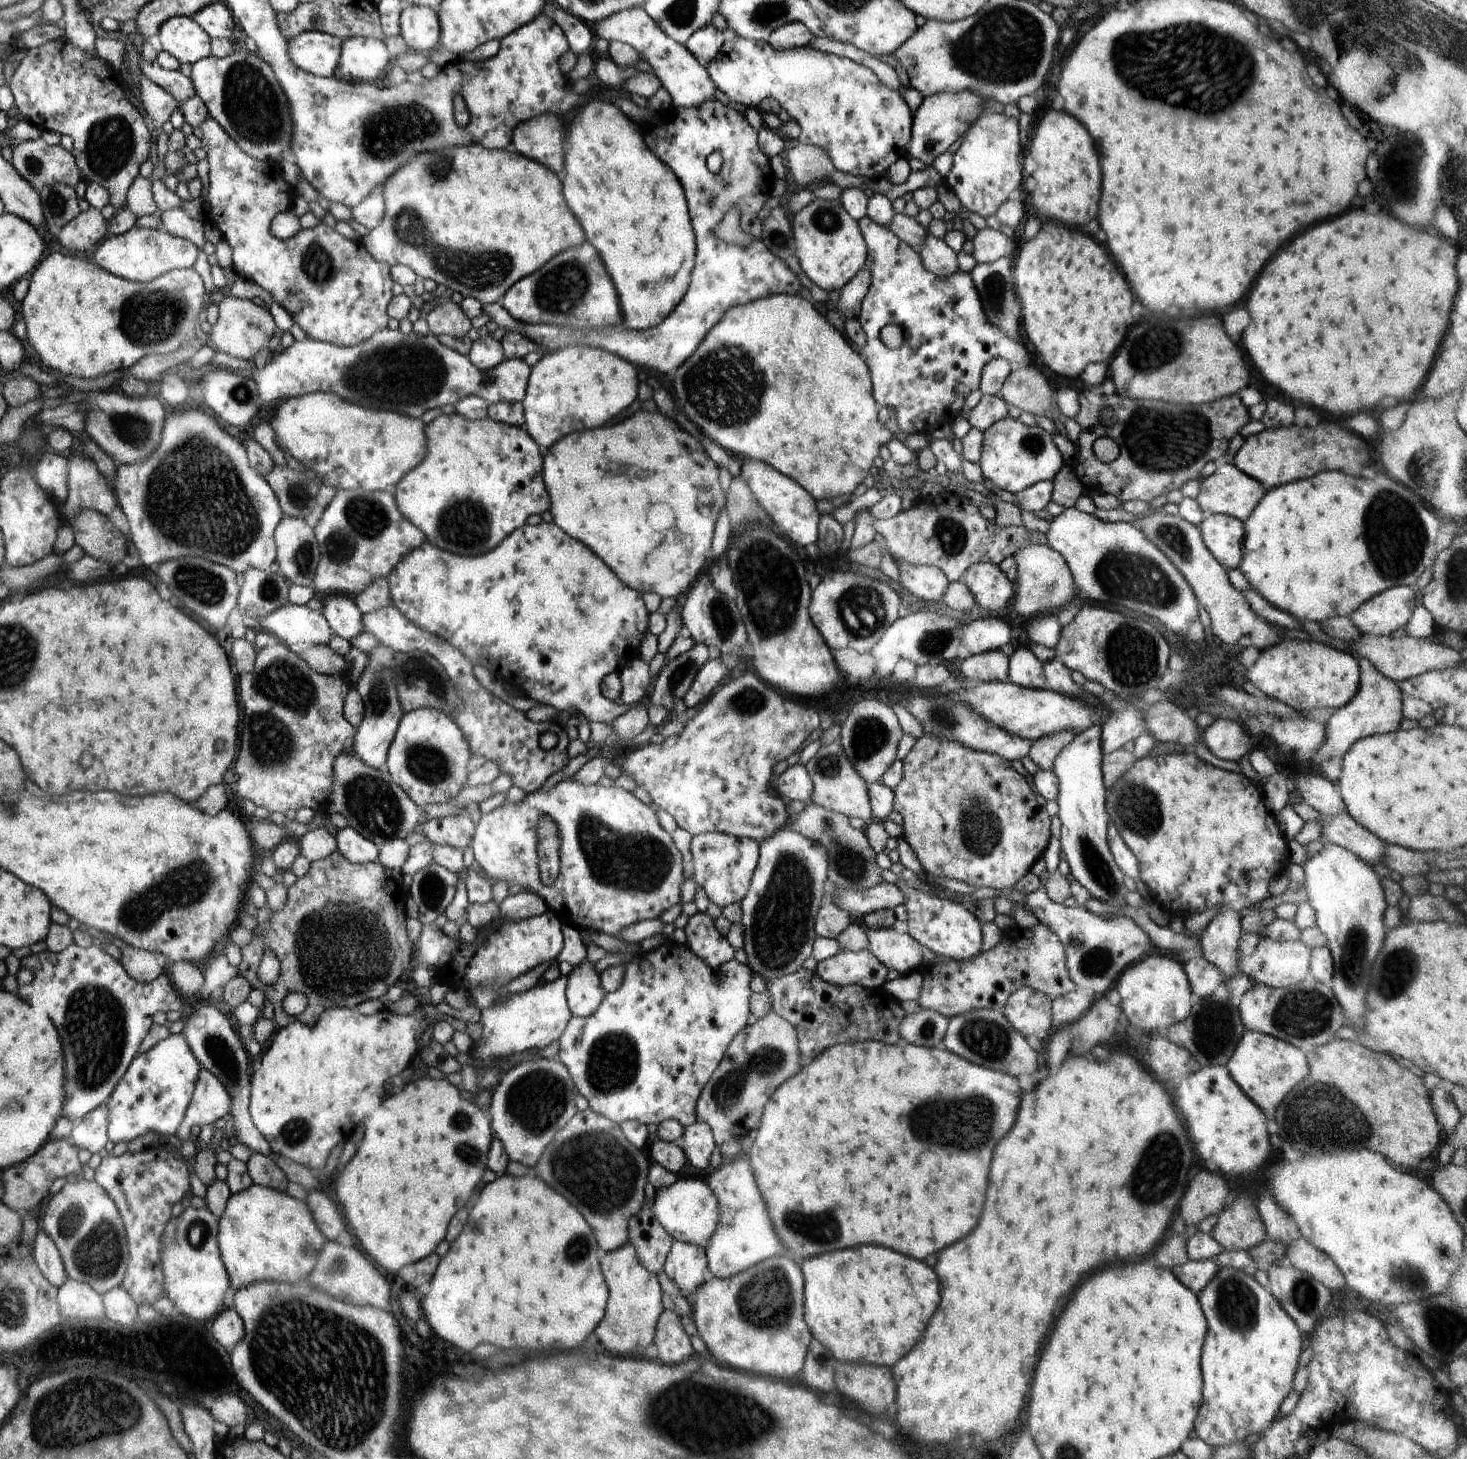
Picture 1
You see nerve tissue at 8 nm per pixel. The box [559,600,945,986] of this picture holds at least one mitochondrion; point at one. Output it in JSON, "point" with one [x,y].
{"point":[781,921]}

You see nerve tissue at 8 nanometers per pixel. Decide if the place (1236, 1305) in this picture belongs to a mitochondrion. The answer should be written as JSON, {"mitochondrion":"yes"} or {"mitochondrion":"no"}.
{"mitochondrion":"yes"}

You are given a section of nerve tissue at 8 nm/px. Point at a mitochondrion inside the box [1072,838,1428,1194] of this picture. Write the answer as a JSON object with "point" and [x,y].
{"point":[1300,1015]}

